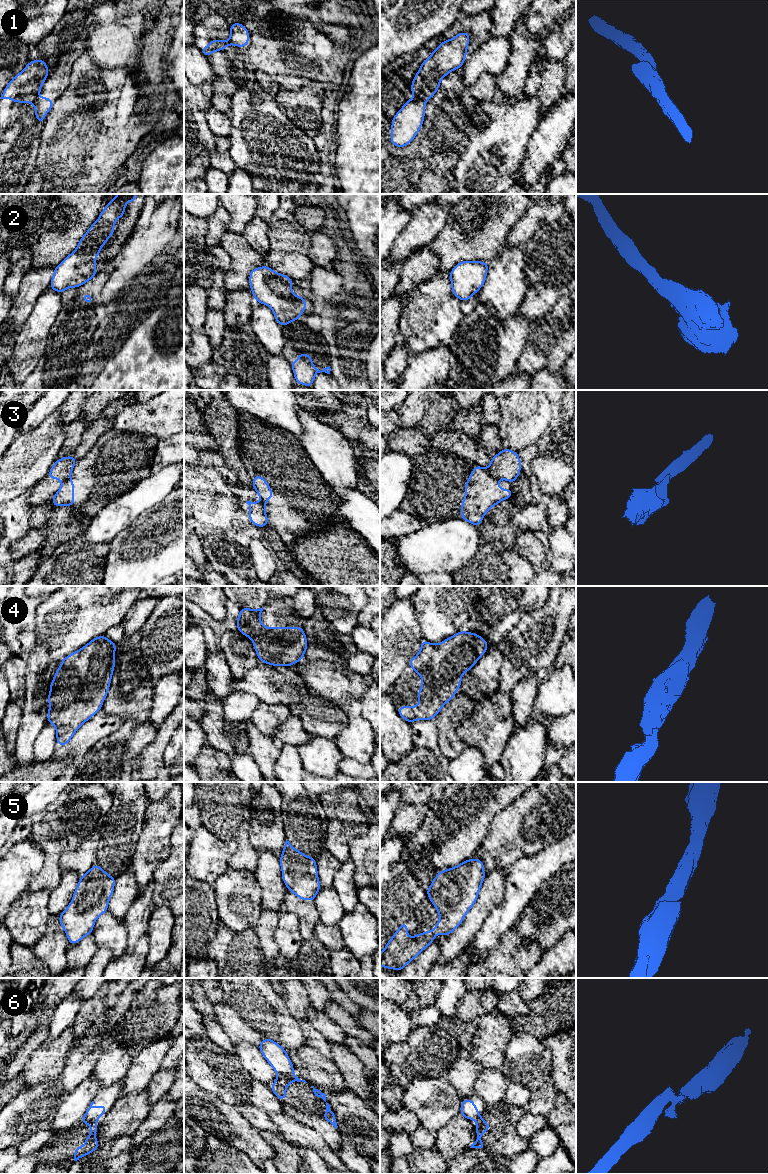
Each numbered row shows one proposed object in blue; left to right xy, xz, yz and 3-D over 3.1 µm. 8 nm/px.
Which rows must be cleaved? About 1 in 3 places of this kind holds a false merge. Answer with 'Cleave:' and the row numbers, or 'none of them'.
Cleave: 1, 3, 6

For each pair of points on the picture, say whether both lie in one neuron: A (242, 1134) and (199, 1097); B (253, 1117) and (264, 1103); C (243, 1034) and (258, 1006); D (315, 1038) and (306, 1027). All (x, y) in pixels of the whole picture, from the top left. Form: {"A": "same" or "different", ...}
{"A": "same", "B": "different", "C": "different", "D": "same"}

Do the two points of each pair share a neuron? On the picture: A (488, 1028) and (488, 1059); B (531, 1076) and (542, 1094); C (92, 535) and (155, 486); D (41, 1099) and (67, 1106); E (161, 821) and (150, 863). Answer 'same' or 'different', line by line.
A: same
B: different
C: same
D: different
E: same

